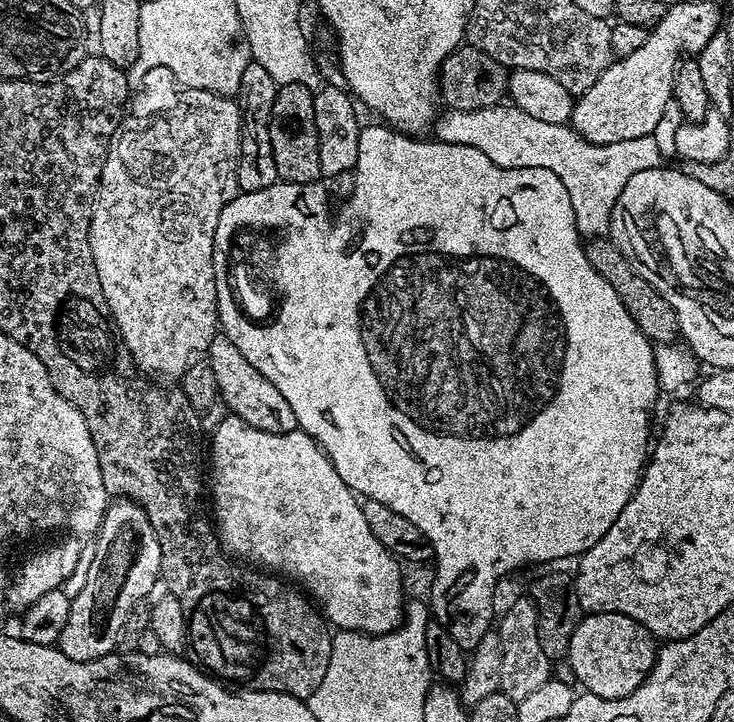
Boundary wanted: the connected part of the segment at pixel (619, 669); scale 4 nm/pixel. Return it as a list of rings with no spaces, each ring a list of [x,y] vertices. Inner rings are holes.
[[[593,612],[585,615],[568,643],[566,664],[580,679],[580,688],[602,698],[626,698],[654,666],[657,637],[634,618],[617,612]]]

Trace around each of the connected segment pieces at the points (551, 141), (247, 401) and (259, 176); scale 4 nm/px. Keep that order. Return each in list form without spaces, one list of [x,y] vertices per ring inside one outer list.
[[[508,102],[473,112],[448,112],[438,124],[438,139],[442,143],[474,146],[474,150],[482,150],[490,162],[503,168],[545,168],[558,174],[562,186],[566,186],[566,194],[570,194],[570,206],[574,206],[577,233],[584,238],[607,237],[612,230],[614,202],[618,202],[618,194],[622,194],[626,182],[630,182],[638,170],[658,168],[662,164],[655,135],[626,138],[626,142],[592,144],[568,124],[530,118],[530,114]]]
[[[218,334],[210,342],[206,353],[208,365],[214,370],[219,397],[224,400],[227,411],[233,416],[242,418],[254,430],[266,430],[266,434],[286,434],[297,431],[294,410],[290,410],[290,402],[282,398],[282,394],[274,386],[274,382],[266,382],[246,357],[238,351],[238,346],[230,342],[223,334]]]
[[[248,62],[246,70],[242,70],[242,82],[238,93],[240,105],[240,161],[236,167],[238,189],[240,192],[266,190],[271,184],[277,183],[276,167],[274,166],[274,150],[270,150],[270,114],[274,110],[277,84],[270,73],[254,62]]]

